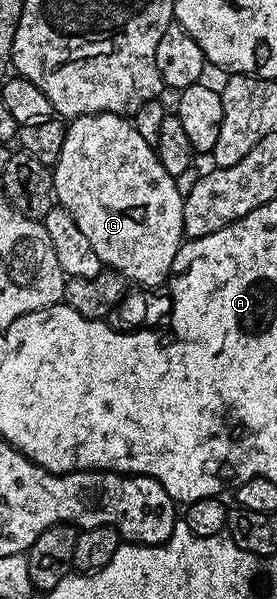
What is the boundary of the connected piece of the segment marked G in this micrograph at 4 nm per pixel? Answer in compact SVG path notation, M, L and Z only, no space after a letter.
M100 112L99 114L87 114L86 116L75 116L68 121L63 138L63 151L59 154L59 162L52 168L53 174L53 194L56 203L60 207L66 208L75 218L75 224L79 230L83 230L83 235L87 237L87 242L91 242L91 250L99 254L102 265L106 269L112 270L124 276L126 281L142 288L161 288L168 281L169 274L173 270L175 254L181 248L185 231L183 230L183 202L185 197L182 196L176 179L163 170L163 162L159 162L154 145L135 130L132 119L116 116L110 112Z

